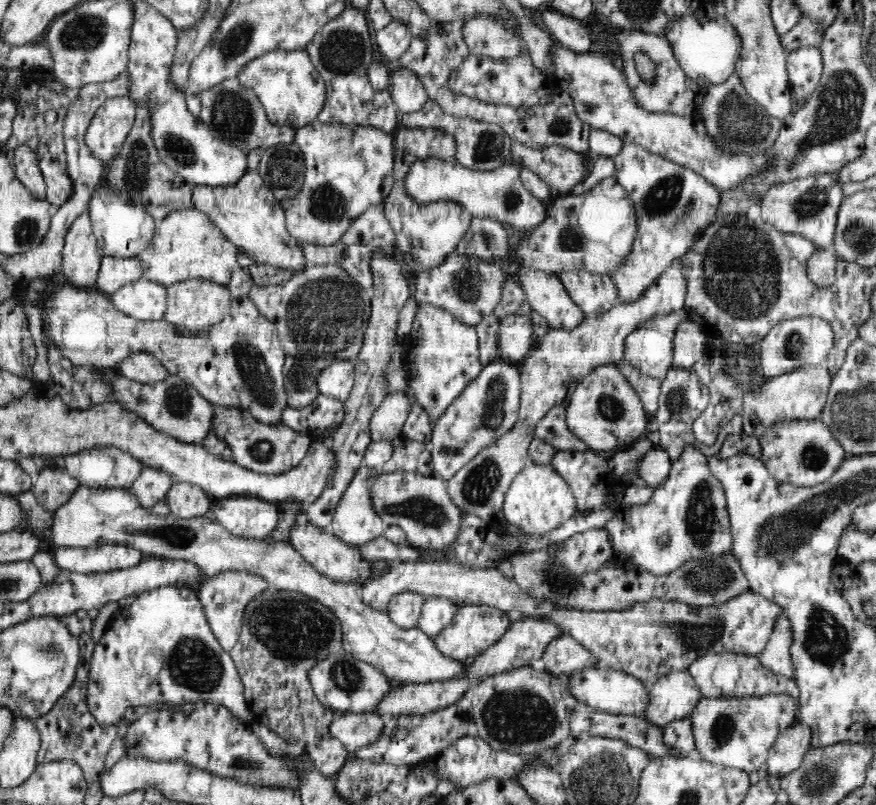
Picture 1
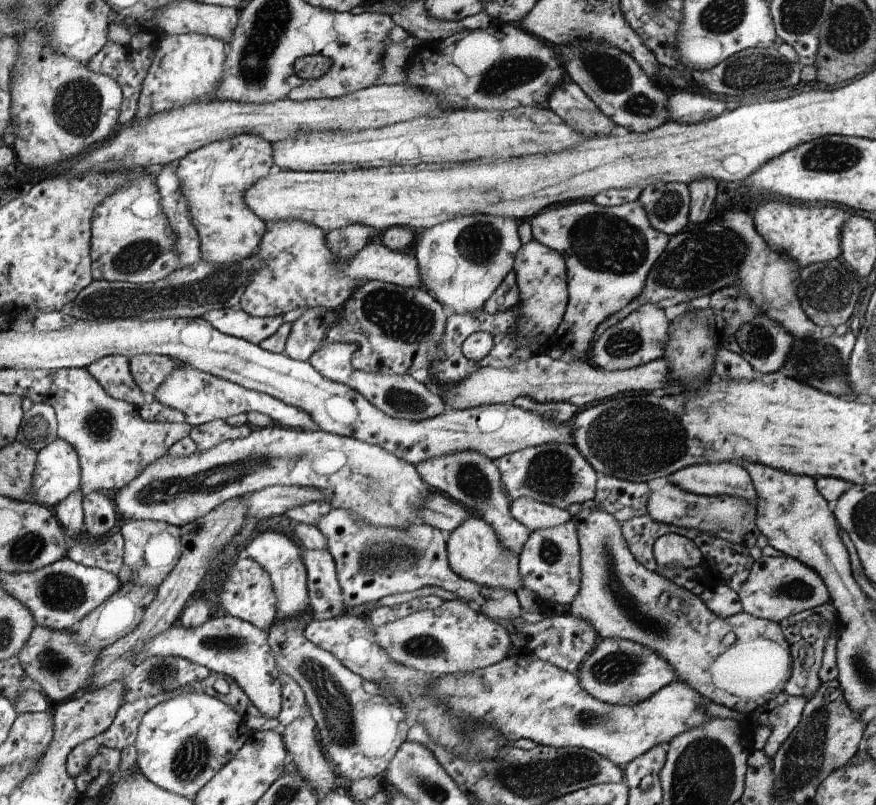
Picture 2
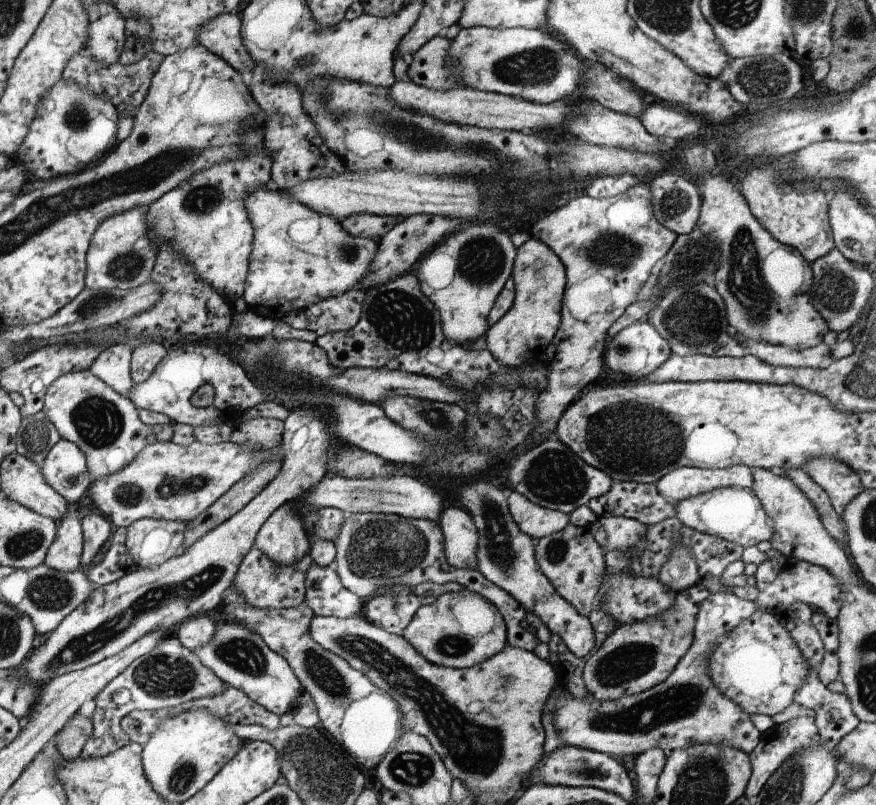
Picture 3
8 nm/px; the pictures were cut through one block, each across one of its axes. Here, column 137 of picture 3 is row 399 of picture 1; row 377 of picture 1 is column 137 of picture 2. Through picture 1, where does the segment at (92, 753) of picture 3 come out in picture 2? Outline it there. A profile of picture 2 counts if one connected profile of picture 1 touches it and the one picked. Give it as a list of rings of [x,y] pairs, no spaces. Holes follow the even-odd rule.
[[[148,657],[134,666],[134,672],[125,679],[123,703],[132,703],[139,697],[154,697],[176,691],[195,681],[204,681],[211,671],[192,661],[179,657]]]

